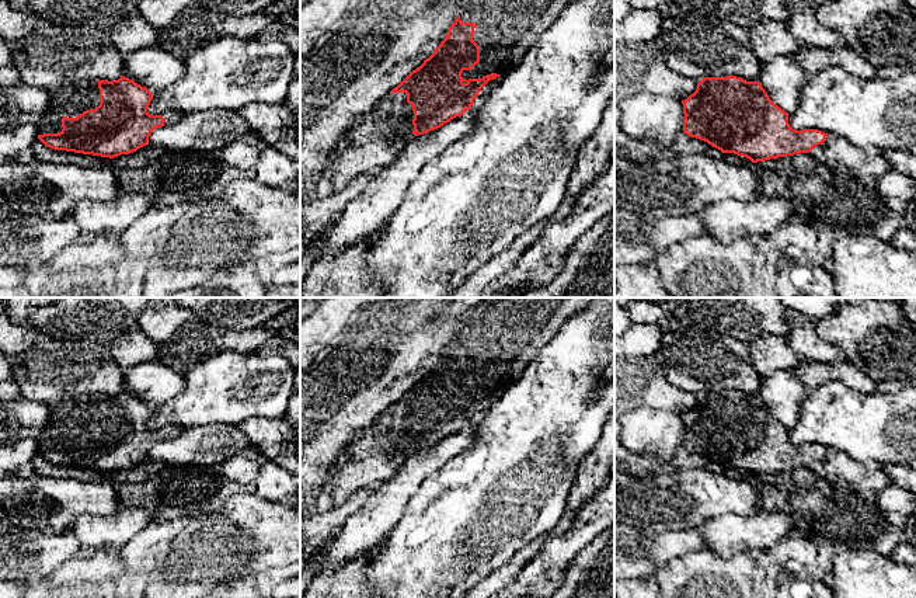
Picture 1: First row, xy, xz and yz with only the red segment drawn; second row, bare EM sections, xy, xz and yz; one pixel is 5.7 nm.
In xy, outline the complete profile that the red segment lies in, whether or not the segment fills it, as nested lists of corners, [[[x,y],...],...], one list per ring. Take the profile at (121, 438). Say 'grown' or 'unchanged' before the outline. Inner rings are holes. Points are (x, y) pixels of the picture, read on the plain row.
grown; [[[125,390],[112,396],[81,396],[52,403],[48,424],[36,438],[38,453],[55,465],[109,473],[133,467],[149,459],[156,442],[174,439],[182,431],[177,425],[150,430],[147,423],[154,408]]]

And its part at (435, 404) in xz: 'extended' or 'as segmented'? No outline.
extended

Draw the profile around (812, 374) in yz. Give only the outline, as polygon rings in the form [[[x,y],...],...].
[[[802,359],[793,373],[809,389],[839,380],[853,390],[875,393],[875,382],[849,361],[822,364],[814,359]]]

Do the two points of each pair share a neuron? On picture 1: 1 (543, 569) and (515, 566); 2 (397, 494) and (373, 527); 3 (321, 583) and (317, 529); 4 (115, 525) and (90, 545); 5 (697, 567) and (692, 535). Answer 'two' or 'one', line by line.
1: two
2: one
3: two
4: one
5: two

